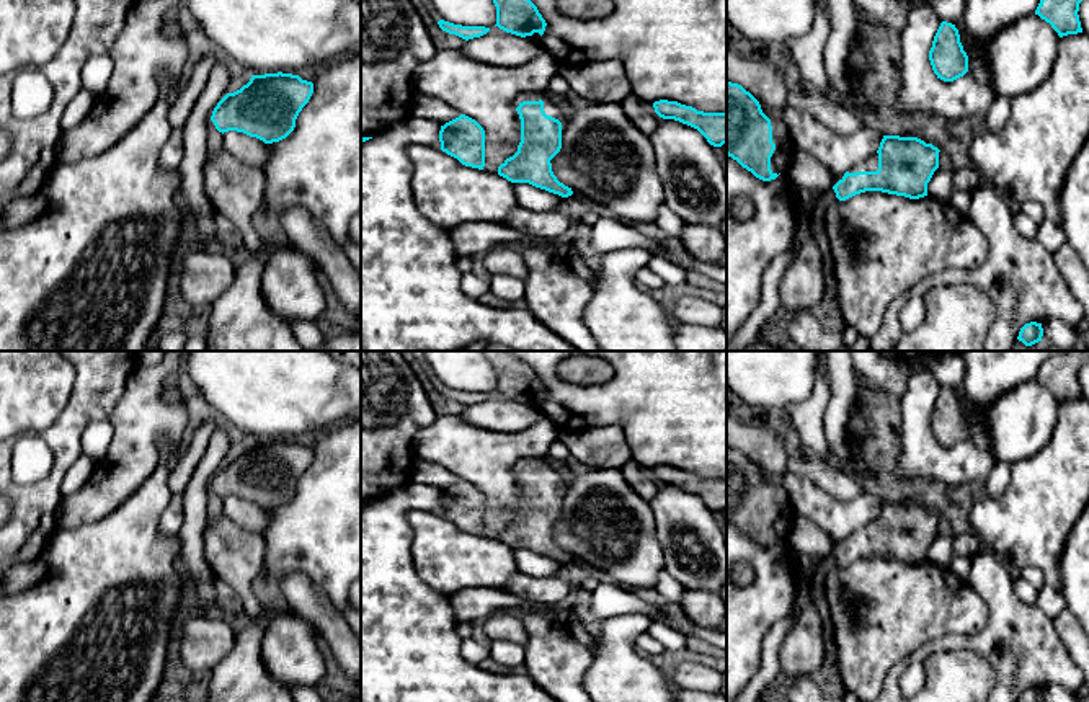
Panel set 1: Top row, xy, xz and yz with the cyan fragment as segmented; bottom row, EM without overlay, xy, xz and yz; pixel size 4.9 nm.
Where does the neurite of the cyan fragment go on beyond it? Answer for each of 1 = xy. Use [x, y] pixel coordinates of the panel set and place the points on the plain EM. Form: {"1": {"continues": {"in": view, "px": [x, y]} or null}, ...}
{"1": {"continues": null}}

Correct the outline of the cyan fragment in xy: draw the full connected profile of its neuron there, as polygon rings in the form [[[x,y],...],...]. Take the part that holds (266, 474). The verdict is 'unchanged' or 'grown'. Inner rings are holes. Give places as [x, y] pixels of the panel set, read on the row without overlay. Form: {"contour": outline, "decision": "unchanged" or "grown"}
{"contour": [[[292,439],[251,441],[250,447],[227,459],[211,487],[219,498],[237,496],[264,509],[286,504],[313,459],[313,449]]], "decision": "unchanged"}

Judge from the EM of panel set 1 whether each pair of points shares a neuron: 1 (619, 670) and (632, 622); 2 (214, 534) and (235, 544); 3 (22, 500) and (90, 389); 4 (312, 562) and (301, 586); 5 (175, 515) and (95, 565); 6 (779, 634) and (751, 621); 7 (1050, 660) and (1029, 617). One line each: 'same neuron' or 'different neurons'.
1: same neuron
2: same neuron
3: same neuron
4: different neurons
5: different neurons
6: different neurons
7: same neuron

